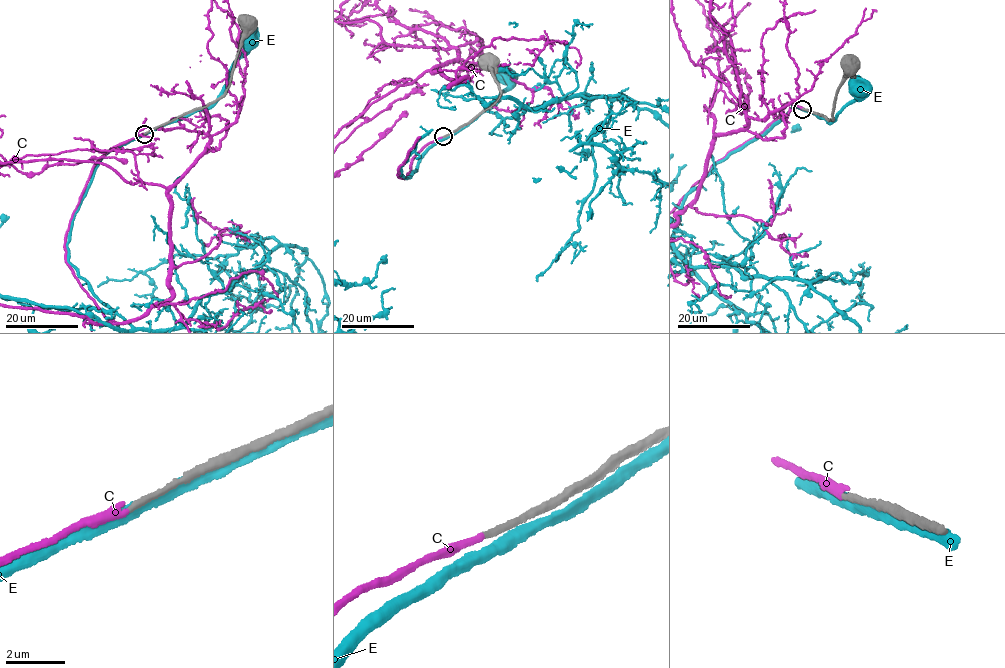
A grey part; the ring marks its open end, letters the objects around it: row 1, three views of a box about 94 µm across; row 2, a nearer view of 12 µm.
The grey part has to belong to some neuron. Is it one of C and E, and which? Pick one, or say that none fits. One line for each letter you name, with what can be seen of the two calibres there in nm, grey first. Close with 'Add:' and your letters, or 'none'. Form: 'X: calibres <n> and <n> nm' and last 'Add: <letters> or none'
C: calibres 220 and 280 nm
Add: C

